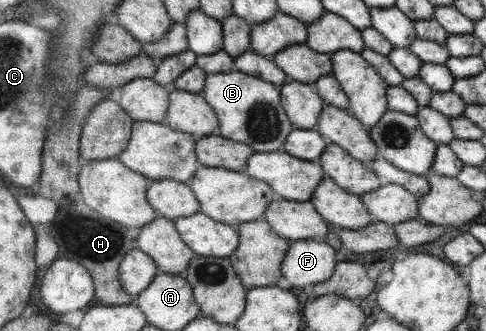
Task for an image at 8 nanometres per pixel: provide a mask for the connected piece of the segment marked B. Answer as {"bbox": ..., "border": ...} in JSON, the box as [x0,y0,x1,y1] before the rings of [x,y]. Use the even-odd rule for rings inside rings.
{"bbox":[201,70,293,153],"border":[[[237,70],[207,74],[201,95],[217,117],[216,134],[227,140],[249,145],[254,152],[263,153],[281,149],[287,134],[293,128],[281,106],[279,87],[257,77],[251,77]]]}

